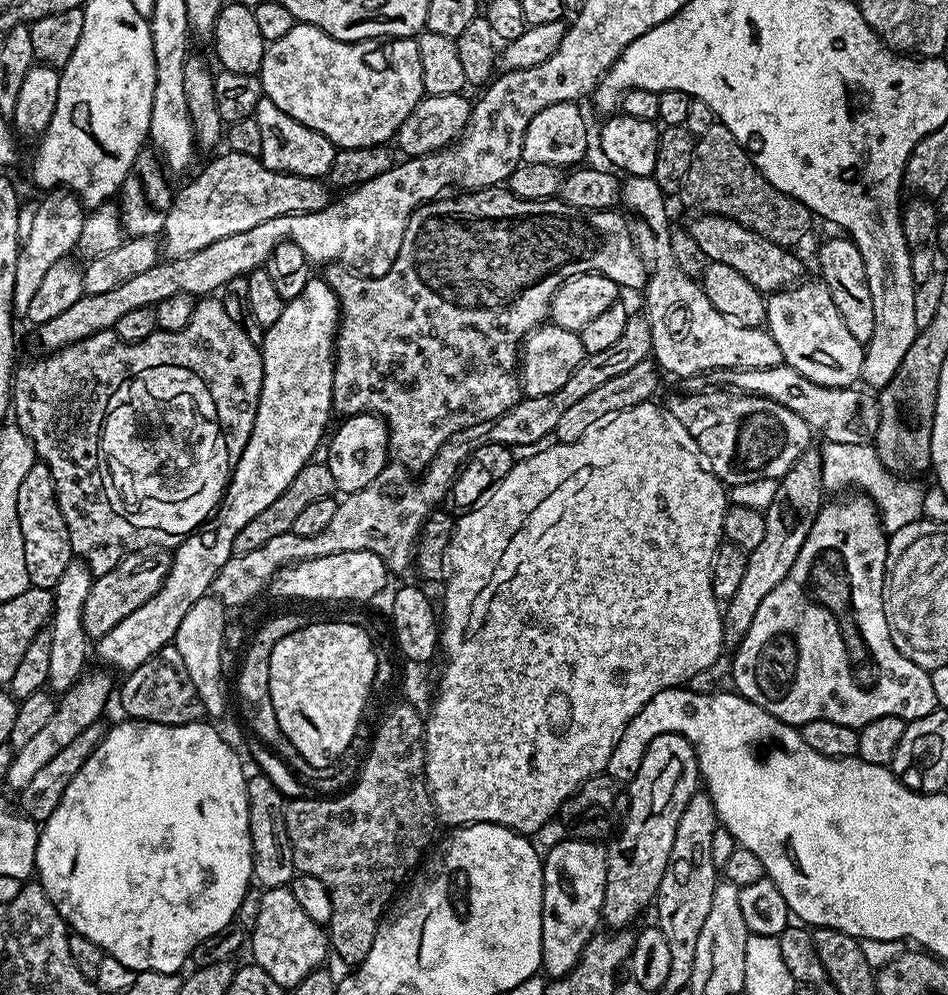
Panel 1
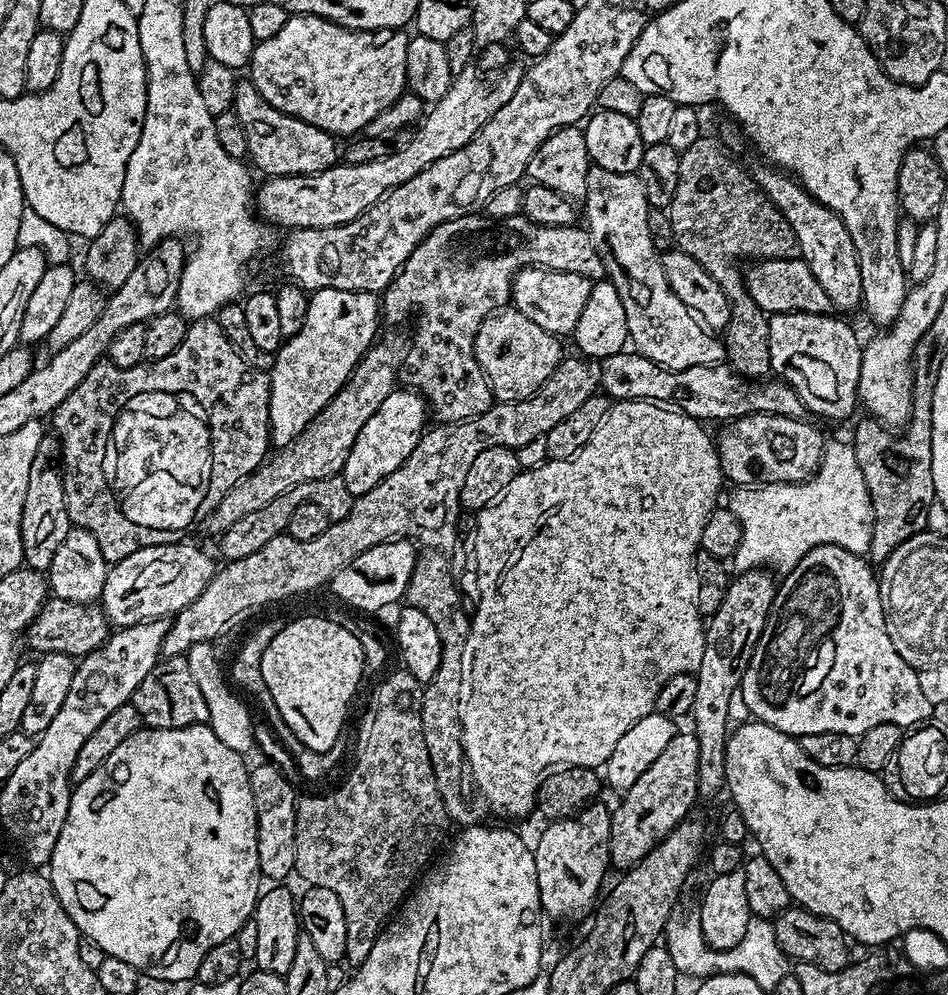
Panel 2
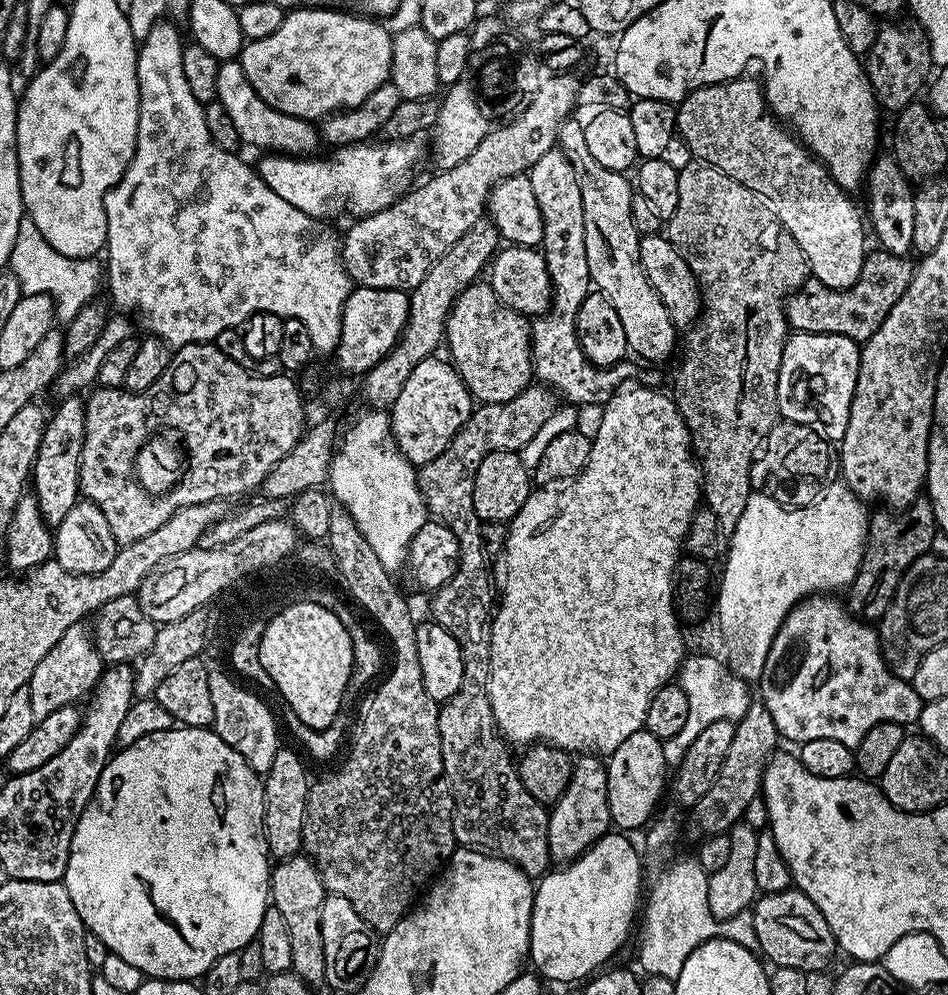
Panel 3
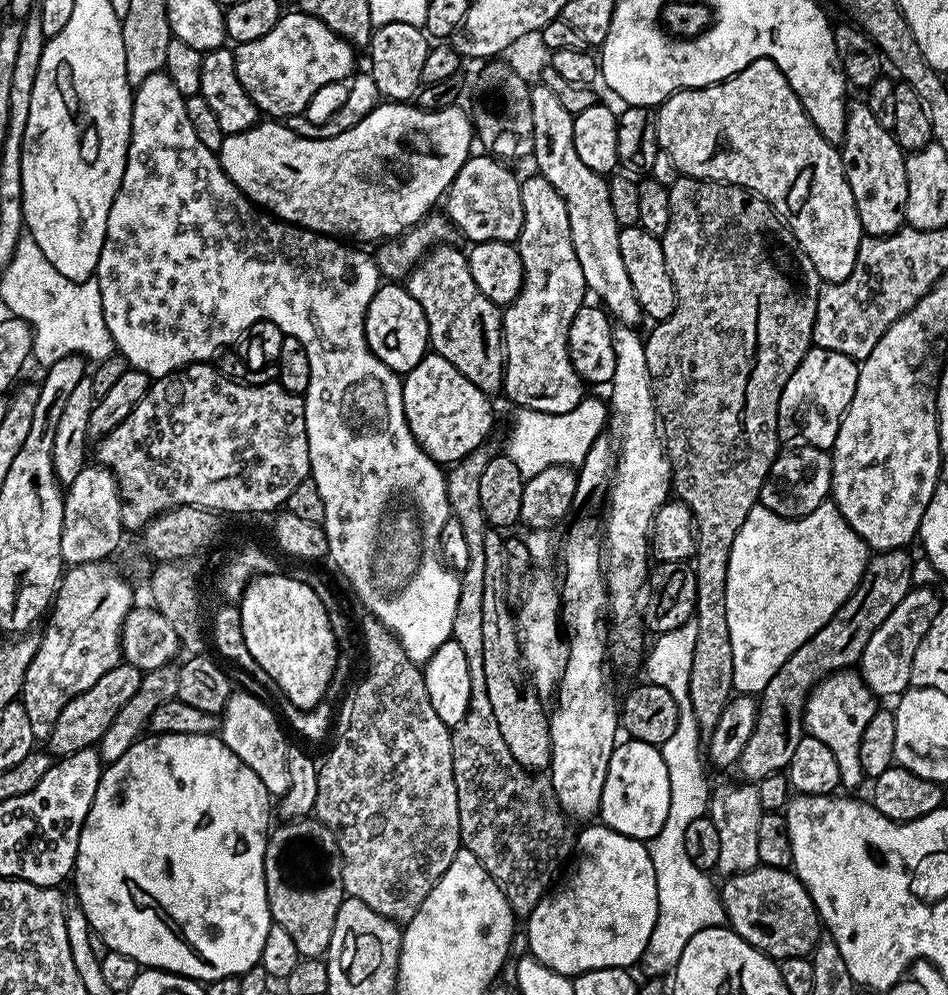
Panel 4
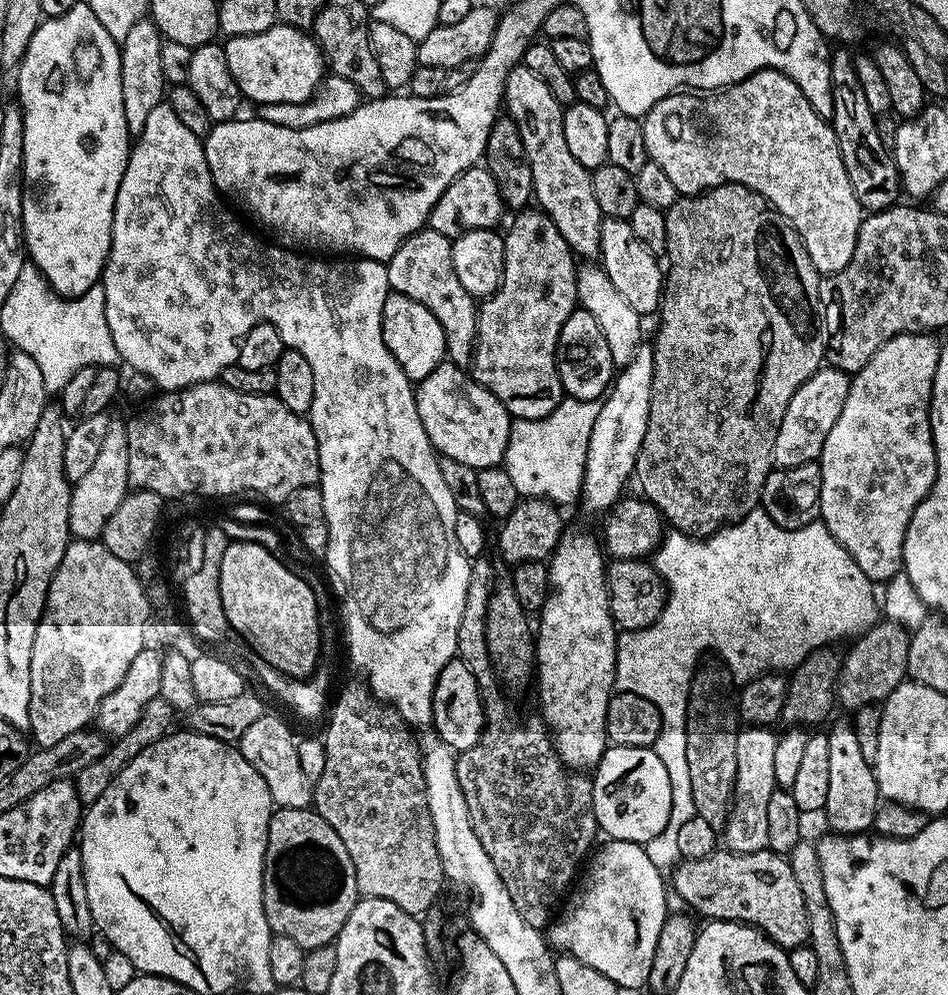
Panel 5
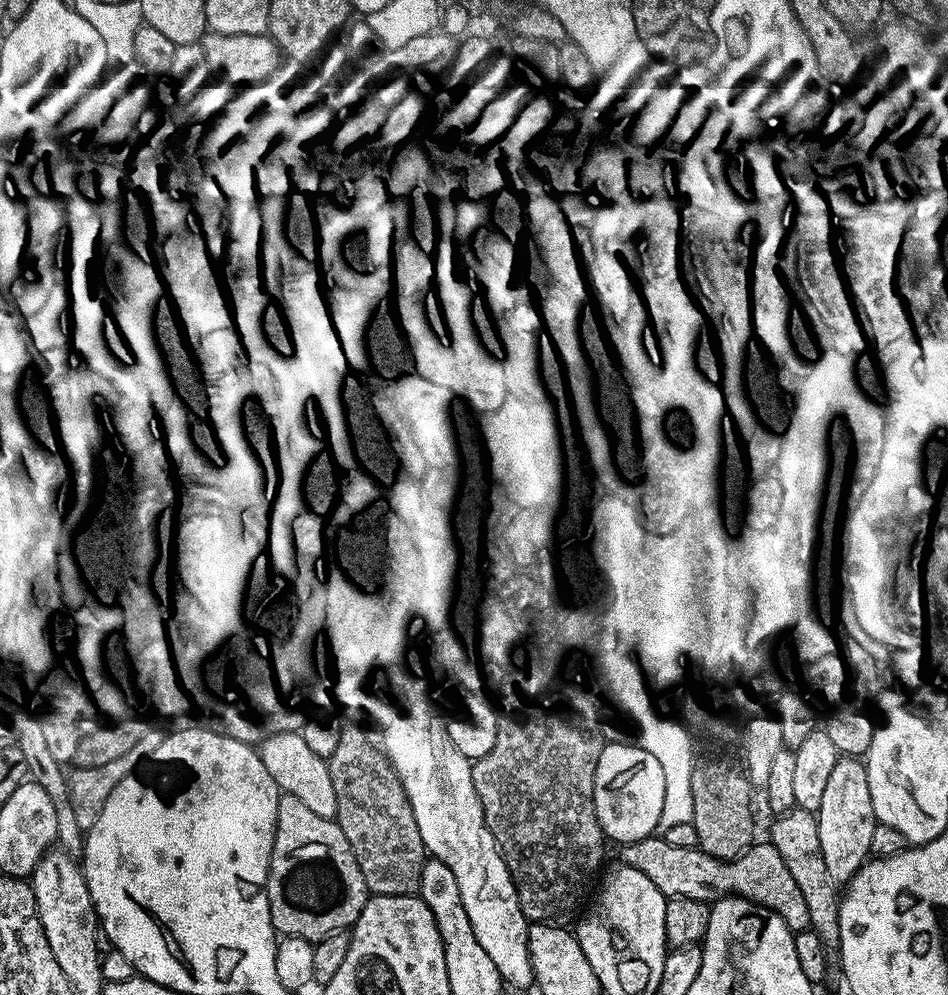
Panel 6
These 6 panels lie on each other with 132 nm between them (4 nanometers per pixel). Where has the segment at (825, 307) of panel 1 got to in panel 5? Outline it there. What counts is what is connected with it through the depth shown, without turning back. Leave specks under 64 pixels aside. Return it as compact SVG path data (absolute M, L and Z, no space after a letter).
M821 366L810 379L802 382L802 386L798 386L794 398L790 398L790 406L786 406L786 414L776 435L772 451L773 465L787 470L819 457L826 442L826 434L834 426L834 422L838 422L838 414L842 414L842 406L851 385L849 373L841 368Z

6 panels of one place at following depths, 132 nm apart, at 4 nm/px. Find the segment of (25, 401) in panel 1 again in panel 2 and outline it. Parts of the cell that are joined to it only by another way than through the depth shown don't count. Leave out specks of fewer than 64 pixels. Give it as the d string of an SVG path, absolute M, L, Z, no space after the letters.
M215 318L191 321L182 346L161 360L133 368L119 368L106 358L101 360L82 382L78 382L78 386L74 386L74 394L70 394L70 398L66 398L50 417L51 431L60 442L69 521L77 528L90 530L90 534L98 538L102 558L106 558L109 565L147 544L161 543L161 532L138 526L122 514L109 473L104 473L104 448L106 452L120 411L128 407L128 402L135 396L147 392L189 392L200 403L199 411L207 420L208 433L212 436L212 475L219 478L224 472L223 487L230 489L243 476L265 463L269 455L271 385L269 373L260 372L237 354Z

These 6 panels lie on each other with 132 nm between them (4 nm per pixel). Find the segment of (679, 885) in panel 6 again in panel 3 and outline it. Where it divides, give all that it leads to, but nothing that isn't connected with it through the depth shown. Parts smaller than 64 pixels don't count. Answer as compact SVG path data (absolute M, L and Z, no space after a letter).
M793 886L785 892L763 893L750 911L756 948L765 961L773 960L771 963L775 967L790 966L807 973L822 972L829 967L827 964L831 962L832 955L837 955L836 939L826 918L799 888Z

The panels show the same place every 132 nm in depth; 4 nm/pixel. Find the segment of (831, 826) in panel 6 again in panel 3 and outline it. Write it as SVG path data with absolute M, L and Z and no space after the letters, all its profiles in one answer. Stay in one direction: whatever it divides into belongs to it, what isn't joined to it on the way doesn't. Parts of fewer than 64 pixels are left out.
M817 594L795 604L774 634L762 666L758 681L759 703L764 705L774 720L777 733L783 739L785 736L793 740L796 746L814 738L834 738L834 742L842 742L842 746L855 750L870 726L878 726L882 722L911 726L920 719L920 696L909 681L895 676L888 667L877 629L875 632L871 623L853 616L836 598L832 594Z

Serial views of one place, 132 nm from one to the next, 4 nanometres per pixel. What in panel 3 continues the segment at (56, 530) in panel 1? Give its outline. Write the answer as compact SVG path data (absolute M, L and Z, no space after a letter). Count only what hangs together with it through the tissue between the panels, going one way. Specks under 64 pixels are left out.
M79 395L66 396L59 401L56 413L47 417L42 434L42 442L38 446L36 460L30 469L30 488L36 497L36 505L42 518L50 526L55 526L70 514L70 510L78 503L80 491L80 459L82 458L82 442L86 428L85 401Z

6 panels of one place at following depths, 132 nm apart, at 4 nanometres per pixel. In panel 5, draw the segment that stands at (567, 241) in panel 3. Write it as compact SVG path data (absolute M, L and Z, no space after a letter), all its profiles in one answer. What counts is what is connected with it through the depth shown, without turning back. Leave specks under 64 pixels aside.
M520 210L513 216L516 217L513 218L508 232L503 233L506 262L500 289L479 305L475 319L475 352L470 365L470 375L486 390L490 390L490 394L499 398L502 406L506 406L509 416L517 420L544 419L566 397L556 369L556 343L560 327L578 307L578 264L566 238L558 234L558 226L554 226L547 214L539 210Z

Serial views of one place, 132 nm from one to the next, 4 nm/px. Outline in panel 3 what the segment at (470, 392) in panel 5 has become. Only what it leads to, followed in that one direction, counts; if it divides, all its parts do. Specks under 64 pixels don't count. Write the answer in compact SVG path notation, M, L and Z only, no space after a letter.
M429 358L414 366L414 374L406 378L402 394L398 394L390 406L392 436L402 455L414 466L434 462L434 458L438 458L438 454L450 446L458 430L462 430L474 411L474 399L463 377L447 359L436 359Z

